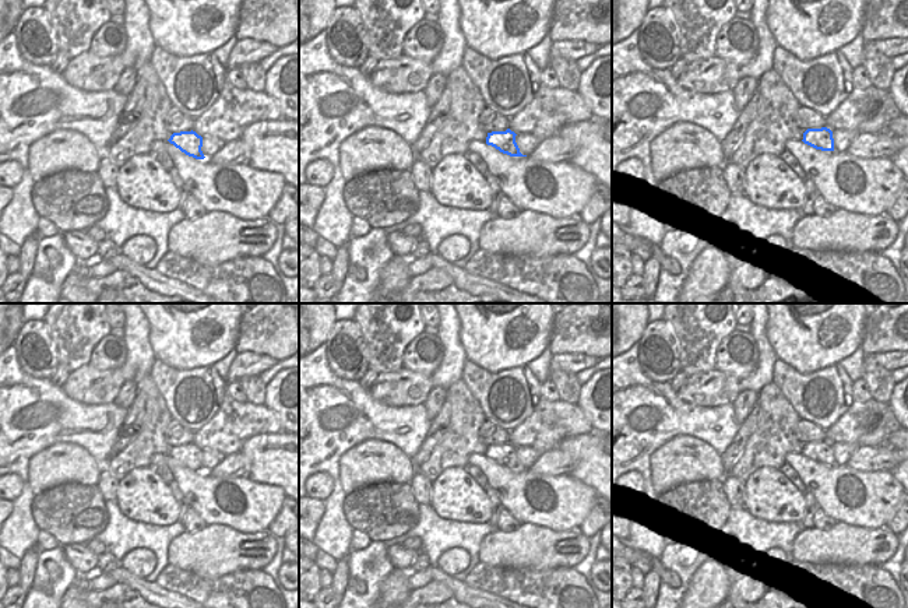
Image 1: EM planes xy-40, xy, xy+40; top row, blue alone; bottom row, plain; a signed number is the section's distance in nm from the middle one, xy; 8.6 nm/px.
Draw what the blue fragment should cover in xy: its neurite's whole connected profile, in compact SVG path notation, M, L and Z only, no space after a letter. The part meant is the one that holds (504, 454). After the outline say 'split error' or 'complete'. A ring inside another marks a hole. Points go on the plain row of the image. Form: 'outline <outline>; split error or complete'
outline M510 442L506 444L492 444L488 446L486 457L510 470L527 470L520 465L520 461L515 456L515 449L517 447Z; complete

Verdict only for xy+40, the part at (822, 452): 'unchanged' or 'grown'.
unchanged

